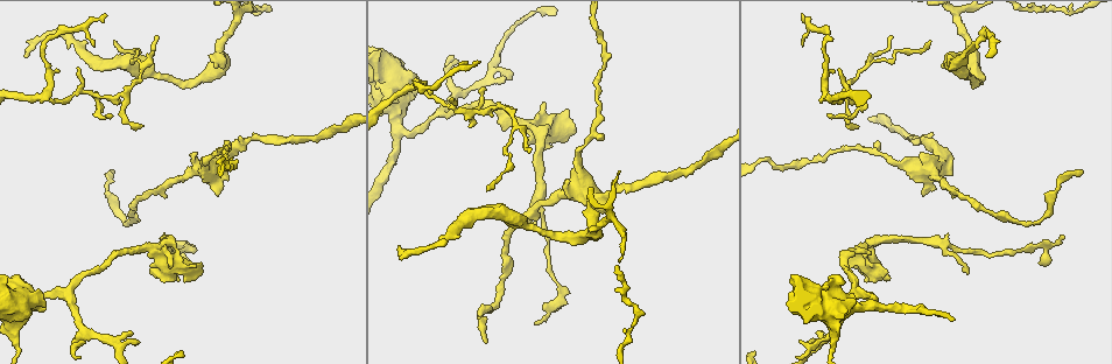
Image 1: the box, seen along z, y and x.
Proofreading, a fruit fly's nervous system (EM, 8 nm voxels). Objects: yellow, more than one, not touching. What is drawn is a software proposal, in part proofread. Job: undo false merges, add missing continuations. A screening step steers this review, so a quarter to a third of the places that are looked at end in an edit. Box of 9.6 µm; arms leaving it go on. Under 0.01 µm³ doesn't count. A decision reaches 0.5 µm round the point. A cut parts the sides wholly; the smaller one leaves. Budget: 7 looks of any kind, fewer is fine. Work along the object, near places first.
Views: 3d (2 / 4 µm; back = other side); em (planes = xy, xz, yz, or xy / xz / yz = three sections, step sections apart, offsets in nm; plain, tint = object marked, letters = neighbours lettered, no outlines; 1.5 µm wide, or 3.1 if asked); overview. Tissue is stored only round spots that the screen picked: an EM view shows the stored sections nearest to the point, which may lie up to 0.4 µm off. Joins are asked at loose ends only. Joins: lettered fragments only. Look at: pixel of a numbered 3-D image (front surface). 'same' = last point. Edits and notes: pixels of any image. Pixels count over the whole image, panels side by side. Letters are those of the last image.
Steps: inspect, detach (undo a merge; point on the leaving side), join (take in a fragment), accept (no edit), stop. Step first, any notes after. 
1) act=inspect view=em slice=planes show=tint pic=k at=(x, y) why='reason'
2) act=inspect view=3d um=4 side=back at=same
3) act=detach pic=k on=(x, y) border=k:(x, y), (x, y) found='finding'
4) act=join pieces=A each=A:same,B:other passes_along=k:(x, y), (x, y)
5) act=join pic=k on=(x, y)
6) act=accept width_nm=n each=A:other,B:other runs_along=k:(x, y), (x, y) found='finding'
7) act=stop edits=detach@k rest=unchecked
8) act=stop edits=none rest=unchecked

act=inspect view=em slice=yz step=8 show=letters pic=1 at=(217, 195) why='an open end'

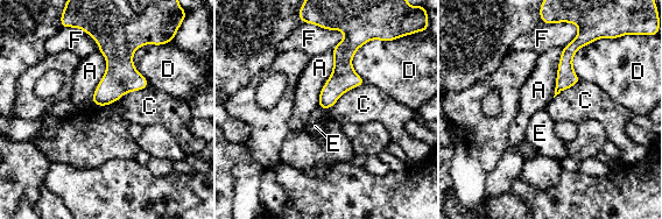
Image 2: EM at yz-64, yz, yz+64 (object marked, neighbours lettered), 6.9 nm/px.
act=accept each=A:other,C:other,D:other,E:other,F:other found='no lettered fragment goes on from it'

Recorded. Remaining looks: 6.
act=inspect view=em slice=yz step=4 show=tint pic=1 at=(467, 112) why='branch point'

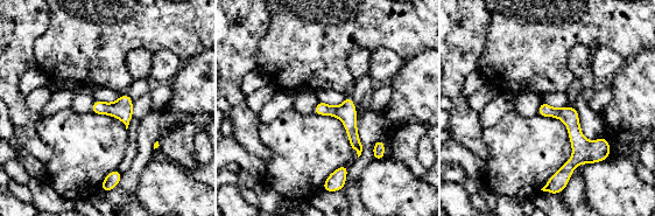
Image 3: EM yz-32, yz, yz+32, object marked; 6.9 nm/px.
act=inspect view=em slice=planes show=letters at=same why='another direction'

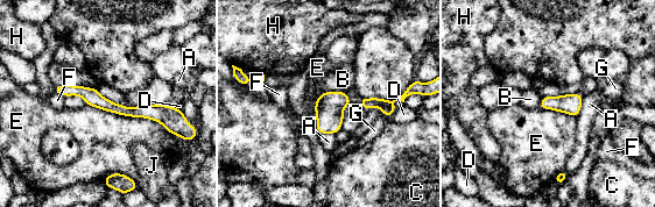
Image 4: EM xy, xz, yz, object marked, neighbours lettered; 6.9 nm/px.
act=accept each=A:other,B:other,C:other,D:other,E:other,F:other,G:other,H:other,J:other border=4:(85, 104), (155, 120), (169, 133) found='all the same cell'

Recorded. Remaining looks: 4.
act=inspect view=3d um=4 pic=1 at=(963, 60) why='thick turns thin'

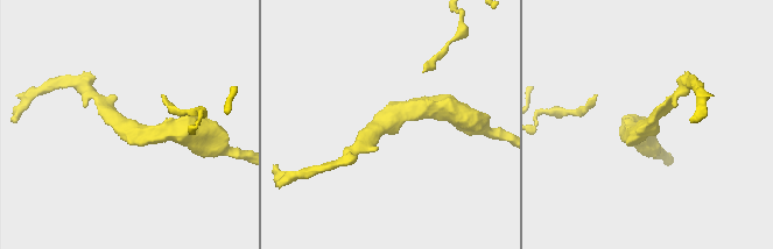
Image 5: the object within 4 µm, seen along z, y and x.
act=inspect view=em slice=xz step=4 show=tint pic=5 at=(124, 125) why='need the tissue'

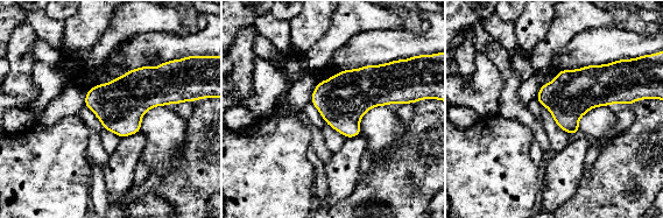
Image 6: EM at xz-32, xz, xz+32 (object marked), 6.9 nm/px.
act=inspect view=em slice=xz step=4 show=letters at=same

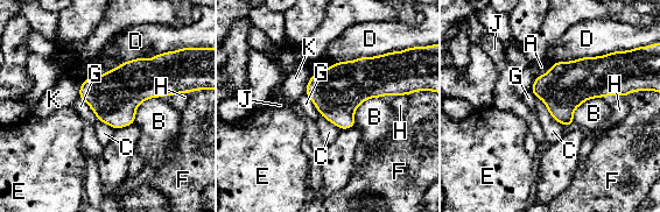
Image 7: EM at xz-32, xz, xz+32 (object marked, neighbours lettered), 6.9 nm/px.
act=accept each=A:other,B:other,C:other,D:other,E:other,F:other,G:other,H:other,J:other,K:other border=7:(78, 97), (88, 105), (97, 119) found='continuous, no second cell'

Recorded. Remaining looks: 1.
act=stop edits=none rest=unchecked

